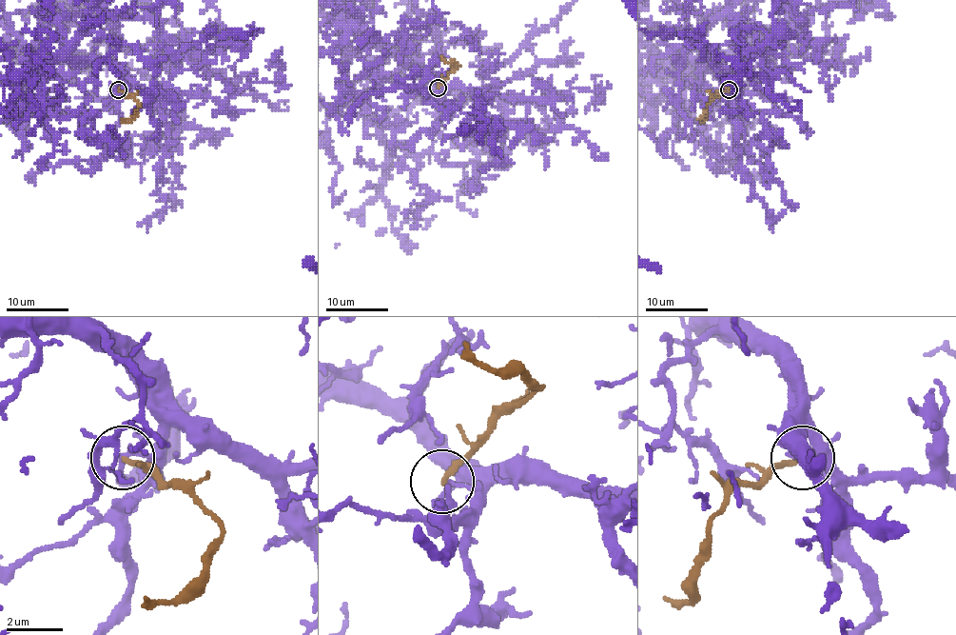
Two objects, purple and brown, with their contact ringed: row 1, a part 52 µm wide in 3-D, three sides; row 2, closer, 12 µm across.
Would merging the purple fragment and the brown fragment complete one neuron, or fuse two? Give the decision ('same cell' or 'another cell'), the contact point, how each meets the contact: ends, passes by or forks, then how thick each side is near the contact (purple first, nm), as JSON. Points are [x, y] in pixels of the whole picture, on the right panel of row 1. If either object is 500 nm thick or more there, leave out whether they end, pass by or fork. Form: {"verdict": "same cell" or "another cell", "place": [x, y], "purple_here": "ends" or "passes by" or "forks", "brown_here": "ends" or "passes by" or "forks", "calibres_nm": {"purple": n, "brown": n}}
{"verdict": "another cell", "place": [729, 89], "purple_here": "forks", "brown_here": "ends", "calibres_nm": {"purple": 110, "brown": 180}}

